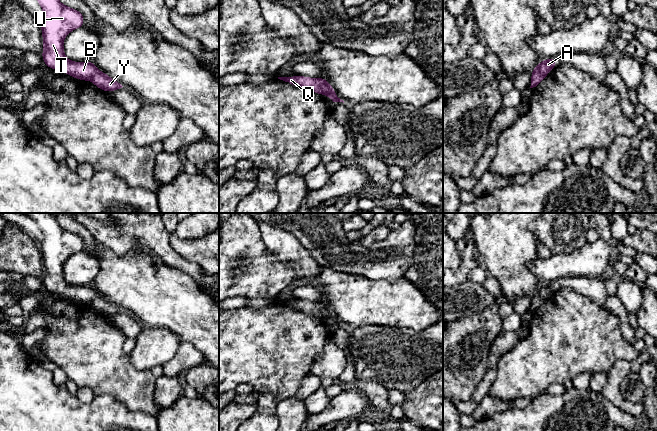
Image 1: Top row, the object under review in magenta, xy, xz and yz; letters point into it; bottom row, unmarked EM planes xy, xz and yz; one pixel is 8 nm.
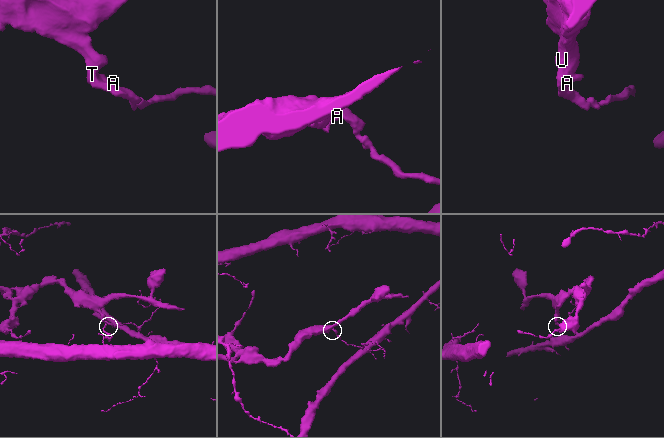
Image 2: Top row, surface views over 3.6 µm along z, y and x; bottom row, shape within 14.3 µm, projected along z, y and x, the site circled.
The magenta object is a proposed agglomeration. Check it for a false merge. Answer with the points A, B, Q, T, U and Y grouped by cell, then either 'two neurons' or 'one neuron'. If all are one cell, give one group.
groups A B Q T U / Y; two neurons

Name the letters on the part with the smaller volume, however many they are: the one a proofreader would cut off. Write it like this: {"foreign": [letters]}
{"foreign": ["A", "B", "Q", "T", "U"]}

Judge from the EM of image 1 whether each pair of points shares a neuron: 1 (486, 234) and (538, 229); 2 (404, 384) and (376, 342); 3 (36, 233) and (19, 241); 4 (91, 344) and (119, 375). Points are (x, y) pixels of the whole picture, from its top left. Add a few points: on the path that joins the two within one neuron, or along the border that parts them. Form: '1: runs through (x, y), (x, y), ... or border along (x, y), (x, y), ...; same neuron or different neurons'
1: border along (530, 223), (532, 234), (537, 240); different neurons
2: runs through (404, 374), (403, 369), (386, 352); same neuron
3: border along (12, 223), (27, 232), (38, 244); different neurons
4: runs through (96, 352), (111, 367); same neuron

